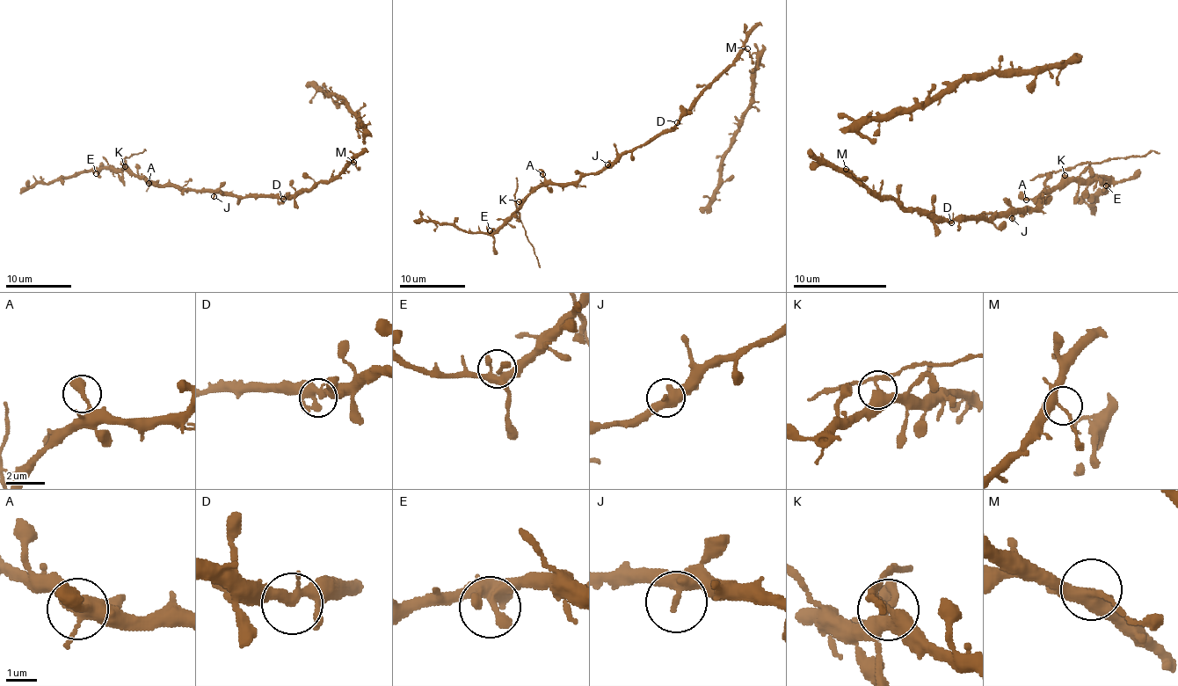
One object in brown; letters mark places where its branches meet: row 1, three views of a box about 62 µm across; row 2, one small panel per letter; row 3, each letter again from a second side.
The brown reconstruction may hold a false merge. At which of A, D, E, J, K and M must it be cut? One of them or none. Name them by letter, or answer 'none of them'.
K

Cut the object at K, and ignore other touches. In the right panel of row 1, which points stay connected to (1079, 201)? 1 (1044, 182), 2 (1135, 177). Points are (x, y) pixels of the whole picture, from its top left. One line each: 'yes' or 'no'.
1: yes
2: yes

